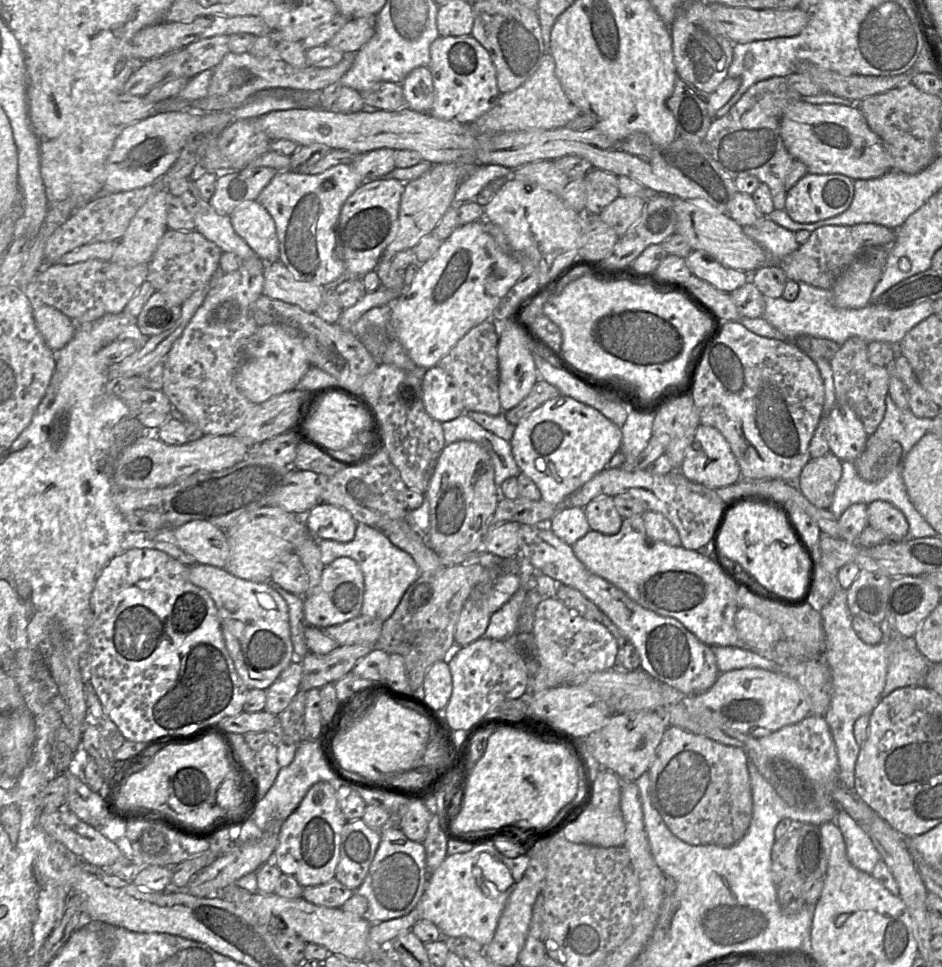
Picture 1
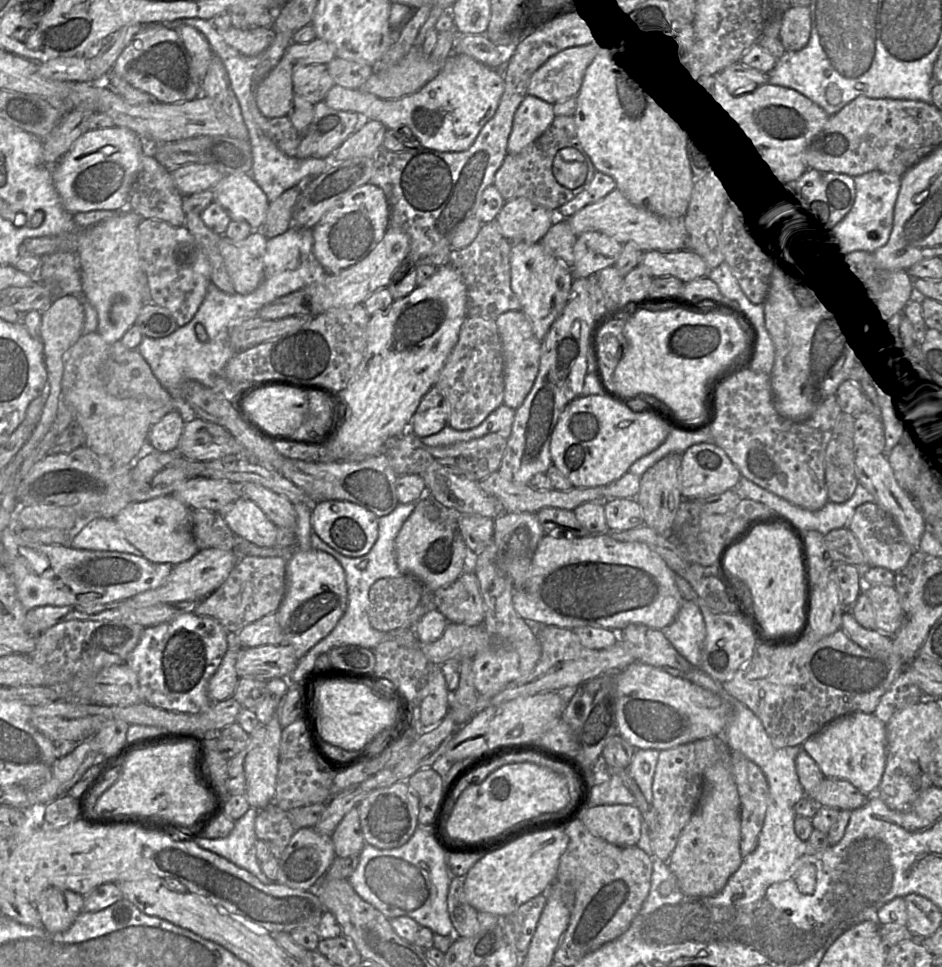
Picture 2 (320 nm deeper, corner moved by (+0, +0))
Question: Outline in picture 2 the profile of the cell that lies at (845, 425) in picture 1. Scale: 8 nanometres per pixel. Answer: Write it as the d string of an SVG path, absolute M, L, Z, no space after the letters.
M855 451L854 464L858 484L874 496L875 503L894 519L907 542L917 550L926 530L925 521L913 498L899 486L887 457L883 454L871 456Z

